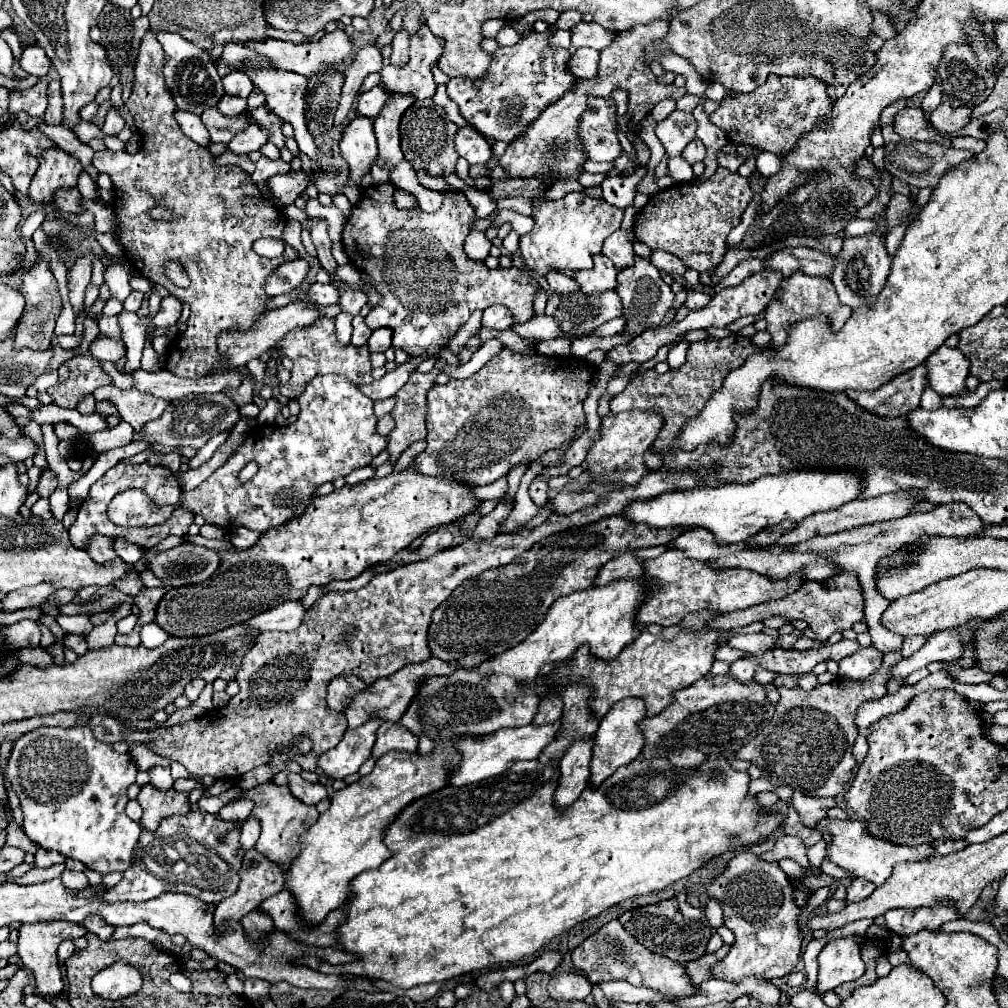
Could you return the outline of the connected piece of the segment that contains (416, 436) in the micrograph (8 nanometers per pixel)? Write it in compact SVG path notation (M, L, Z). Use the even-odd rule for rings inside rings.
M438 359L436 365L434 365L434 369L430 369L428 373L412 371L408 383L396 393L396 397L394 397L394 399L396 399L396 405L394 405L392 413L390 413L392 419L396 421L396 427L394 427L392 433L388 435L388 445L386 445L386 451L390 453L388 463L396 463L398 457L400 457L400 453L402 453L406 447L410 447L414 441L426 439L426 411L428 411L426 393L428 393L428 389L432 387L432 383L436 381L436 377L438 377L438 373L442 371L444 365L446 365L446 361L444 361L444 359Z

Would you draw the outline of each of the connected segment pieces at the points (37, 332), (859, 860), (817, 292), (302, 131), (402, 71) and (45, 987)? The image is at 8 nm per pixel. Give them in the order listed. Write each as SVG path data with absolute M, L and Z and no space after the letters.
M36 259L32 263L32 269L24 275L22 287L20 291L26 297L26 311L24 311L24 321L20 325L20 329L16 329L14 341L16 341L16 349L20 347L32 347L32 349L46 349L52 335L54 335L54 321L60 313L60 295L58 295L58 287L56 287L56 279L48 267L46 259Z
M822 819L814 827L822 835L830 835L830 843L826 849L826 859L834 865L842 867L854 877L862 877L874 885L882 885L890 875L892 869L900 861L920 861L932 855L930 845L918 845L918 847L900 847L900 845L888 845L886 841L876 841L876 837L868 837L864 833L864 821L852 821L852 819Z
M794 273L792 277L782 281L780 297L776 301L772 301L772 305L768 305L768 309L766 309L766 321L768 321L768 331L772 333L772 343L776 347L786 345L788 327L792 327L796 321L804 321L804 319L820 317L820 315L824 315L828 319L832 331L838 331L850 319L852 311L838 301L836 289L834 289L830 279L810 277L810 275L804 275L804 273Z
M262 69L262 71L246 71L248 77L252 79L252 83L264 91L266 95L266 105L278 115L282 117L286 123L290 123L294 127L294 139L300 147L302 153L306 153L312 161L314 161L314 169L318 169L318 159L320 159L320 151L314 147L314 145L306 145L306 107L308 107L308 93L310 93L310 87L308 87L308 77L304 75L298 75L298 73L290 73L290 71L272 71L272 69Z
M420 27L418 33L410 37L410 61L400 67L382 67L382 87L390 93L412 95L416 99L432 97L436 91L432 79L436 57L440 57L440 41L436 41L428 27Z
M40 921L40 923L34 923L34 925L22 925L18 931L20 931L18 957L22 959L22 963L34 975L36 995L40 995L40 997L44 997L44 995L60 995L62 989L64 989L64 983L62 983L60 965L58 965L58 959L56 959L56 949L66 939L84 937L86 935L84 925L72 925L68 921Z

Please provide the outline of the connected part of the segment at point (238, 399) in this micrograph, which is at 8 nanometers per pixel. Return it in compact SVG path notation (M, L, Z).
M240 367L240 373L244 373L244 381L240 387L236 389L226 389L224 395L228 395L236 405L246 405L252 401L252 389L254 389L254 381L252 381L252 373L246 367Z

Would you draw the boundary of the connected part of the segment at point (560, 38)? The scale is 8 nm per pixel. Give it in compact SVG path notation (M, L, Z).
M556 29L556 33L548 39L550 47L570 47L570 31L562 31L562 29Z

